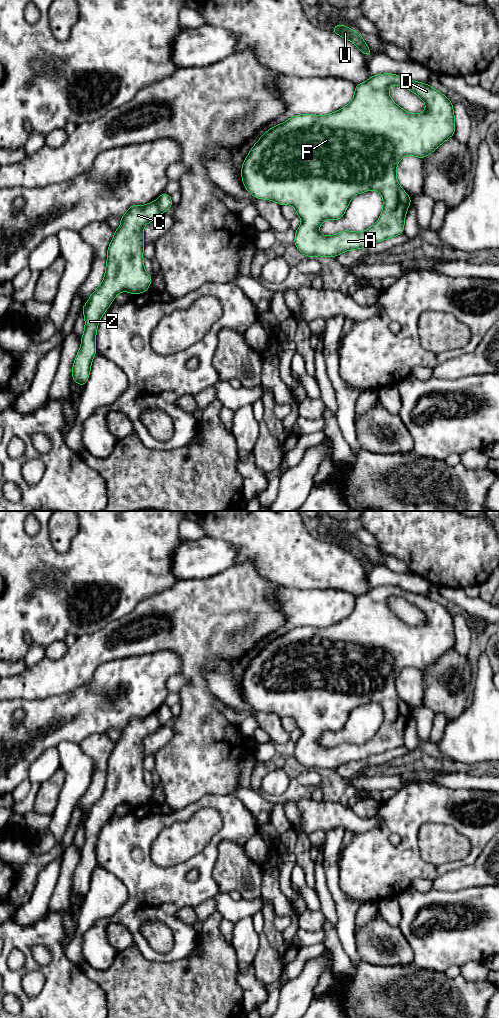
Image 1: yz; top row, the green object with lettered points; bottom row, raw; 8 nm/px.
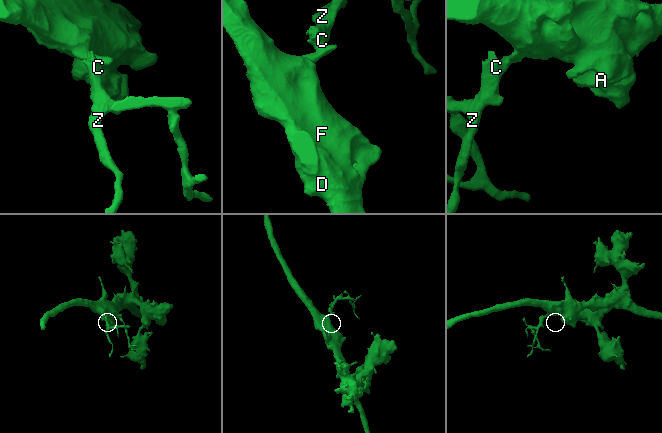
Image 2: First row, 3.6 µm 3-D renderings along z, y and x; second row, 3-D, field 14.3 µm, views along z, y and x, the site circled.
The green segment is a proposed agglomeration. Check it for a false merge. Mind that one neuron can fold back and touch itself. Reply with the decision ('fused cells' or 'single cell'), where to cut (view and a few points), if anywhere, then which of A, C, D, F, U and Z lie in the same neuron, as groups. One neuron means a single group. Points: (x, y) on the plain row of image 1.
fused cells | yz (154, 714), (160, 724) | A D F U / C Z

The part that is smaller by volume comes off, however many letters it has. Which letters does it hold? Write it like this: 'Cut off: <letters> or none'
Cut off: C, Z

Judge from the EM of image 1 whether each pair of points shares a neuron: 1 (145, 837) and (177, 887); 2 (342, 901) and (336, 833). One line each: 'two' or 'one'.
1: one
2: one

